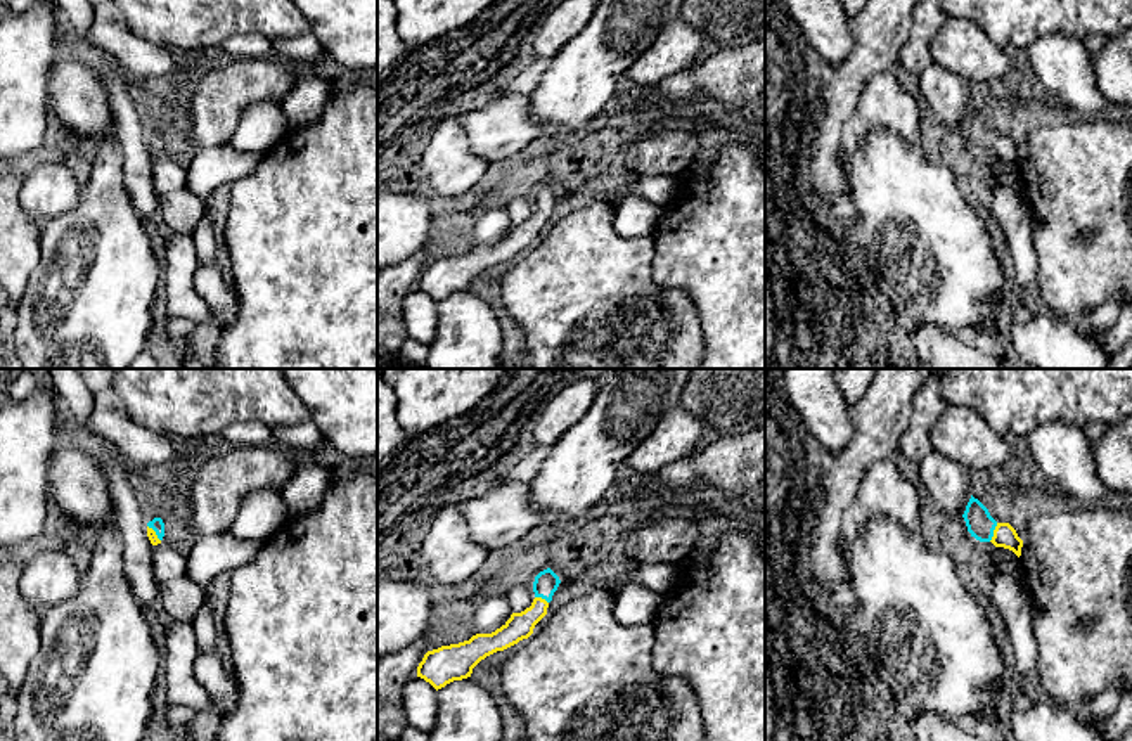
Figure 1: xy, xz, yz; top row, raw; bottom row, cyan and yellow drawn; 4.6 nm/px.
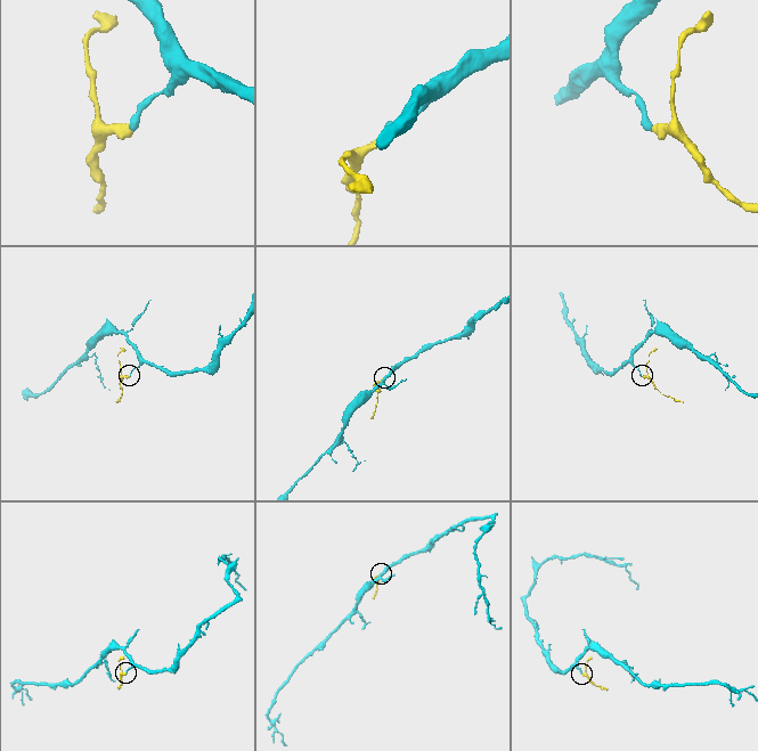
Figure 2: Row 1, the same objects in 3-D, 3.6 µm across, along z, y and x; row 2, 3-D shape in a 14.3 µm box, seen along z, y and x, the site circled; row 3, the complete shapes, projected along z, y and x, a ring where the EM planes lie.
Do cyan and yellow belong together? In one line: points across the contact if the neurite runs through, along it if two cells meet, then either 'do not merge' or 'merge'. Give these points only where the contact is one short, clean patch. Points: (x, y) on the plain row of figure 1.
across yz (980, 135), (992, 144), (1004, 148) | merge

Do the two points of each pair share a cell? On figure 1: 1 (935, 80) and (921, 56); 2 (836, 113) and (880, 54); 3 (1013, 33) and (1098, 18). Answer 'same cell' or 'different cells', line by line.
1: different cells
2: same cell
3: same cell

